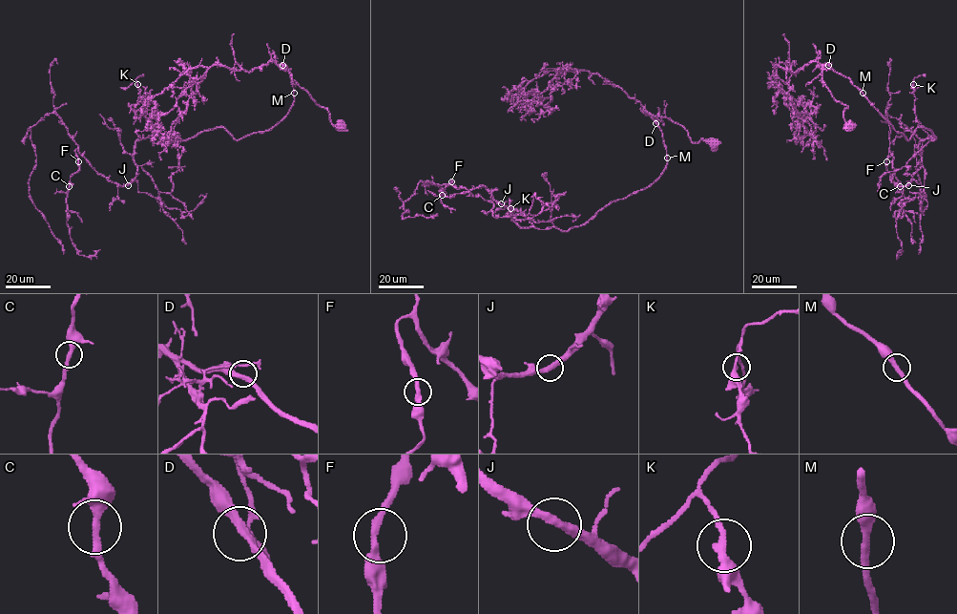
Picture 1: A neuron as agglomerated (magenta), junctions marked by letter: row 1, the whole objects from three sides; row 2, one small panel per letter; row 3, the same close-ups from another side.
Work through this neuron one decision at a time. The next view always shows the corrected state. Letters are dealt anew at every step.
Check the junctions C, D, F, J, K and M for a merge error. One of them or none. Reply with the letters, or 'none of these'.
none of these

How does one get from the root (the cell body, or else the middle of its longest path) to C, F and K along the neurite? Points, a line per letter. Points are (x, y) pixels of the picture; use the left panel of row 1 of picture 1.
C: (341, 127), (277, 63), (294, 101), (271, 128), (138, 138), (137, 174), (122, 186), (76, 149), (69, 186)
F: (341, 127), (277, 63), (294, 101), (268, 130), (138, 138), (137, 174), (122, 186), (76, 149), (78, 161)
K: (341, 127), (277, 63), (293, 105), (238, 139), (222, 127), (161, 138), (137, 84)

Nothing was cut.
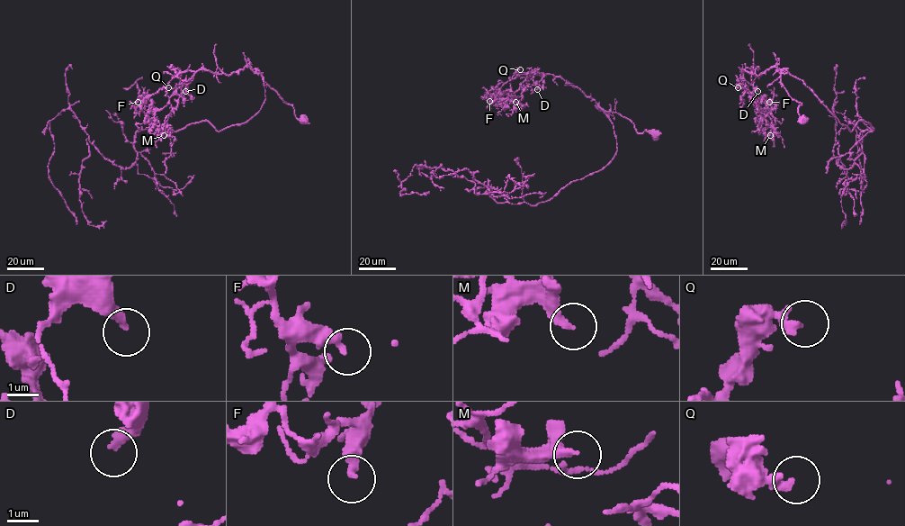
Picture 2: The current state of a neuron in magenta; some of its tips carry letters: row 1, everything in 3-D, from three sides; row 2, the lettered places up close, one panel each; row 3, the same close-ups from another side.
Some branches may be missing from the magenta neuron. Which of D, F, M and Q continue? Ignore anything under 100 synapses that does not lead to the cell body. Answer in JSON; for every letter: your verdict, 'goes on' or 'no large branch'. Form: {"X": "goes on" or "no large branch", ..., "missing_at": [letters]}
{"D": "goes on", "F": "no large branch", "M": "no large branch", "Q": "no large branch", "missing_at": ["D"]}

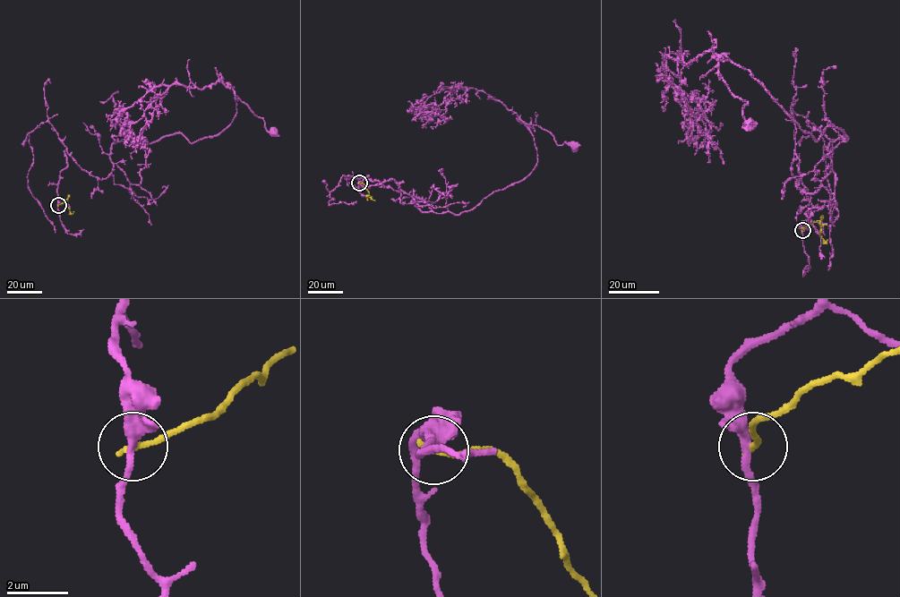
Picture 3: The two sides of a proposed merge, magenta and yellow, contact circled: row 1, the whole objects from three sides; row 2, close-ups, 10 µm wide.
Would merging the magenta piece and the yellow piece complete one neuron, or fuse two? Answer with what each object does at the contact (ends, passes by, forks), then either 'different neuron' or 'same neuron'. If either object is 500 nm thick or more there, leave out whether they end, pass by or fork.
magenta passes by | yellow ends | different neuron

